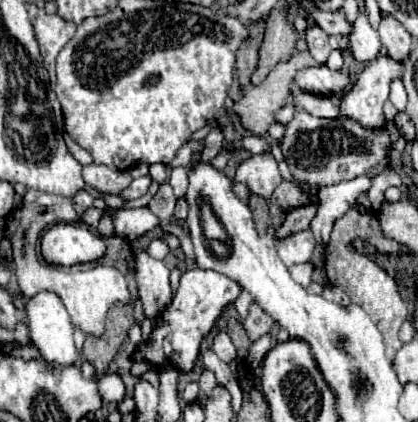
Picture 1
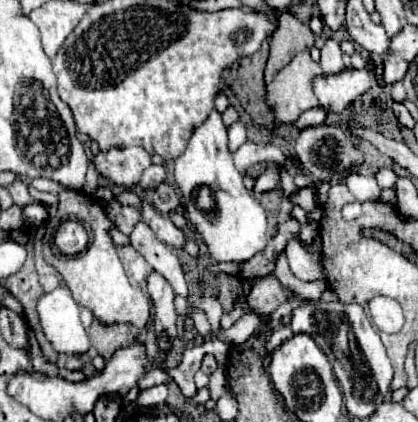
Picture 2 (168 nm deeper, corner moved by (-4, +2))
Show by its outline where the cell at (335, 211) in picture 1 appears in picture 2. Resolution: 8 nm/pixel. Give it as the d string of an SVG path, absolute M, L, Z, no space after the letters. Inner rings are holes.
M383 168L383 170L379 170L379 172L377 172L377 176L375 176L375 178L377 178L377 182L379 182L379 186L381 186L381 188L393 188L399 176L397 176L393 170Z

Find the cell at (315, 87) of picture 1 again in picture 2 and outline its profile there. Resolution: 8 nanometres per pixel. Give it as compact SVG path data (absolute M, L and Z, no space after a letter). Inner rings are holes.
M343 70L333 76L321 76L315 80L315 94L319 104L333 114L343 112L353 100L371 88L371 76L365 70Z

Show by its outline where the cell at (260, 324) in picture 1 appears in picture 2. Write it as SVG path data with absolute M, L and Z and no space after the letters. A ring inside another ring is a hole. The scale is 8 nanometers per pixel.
M271 272L271 274L257 280L257 284L253 286L247 302L257 314L263 316L263 312L273 314L277 310L277 306L287 300L287 294L289 294L287 288Z

